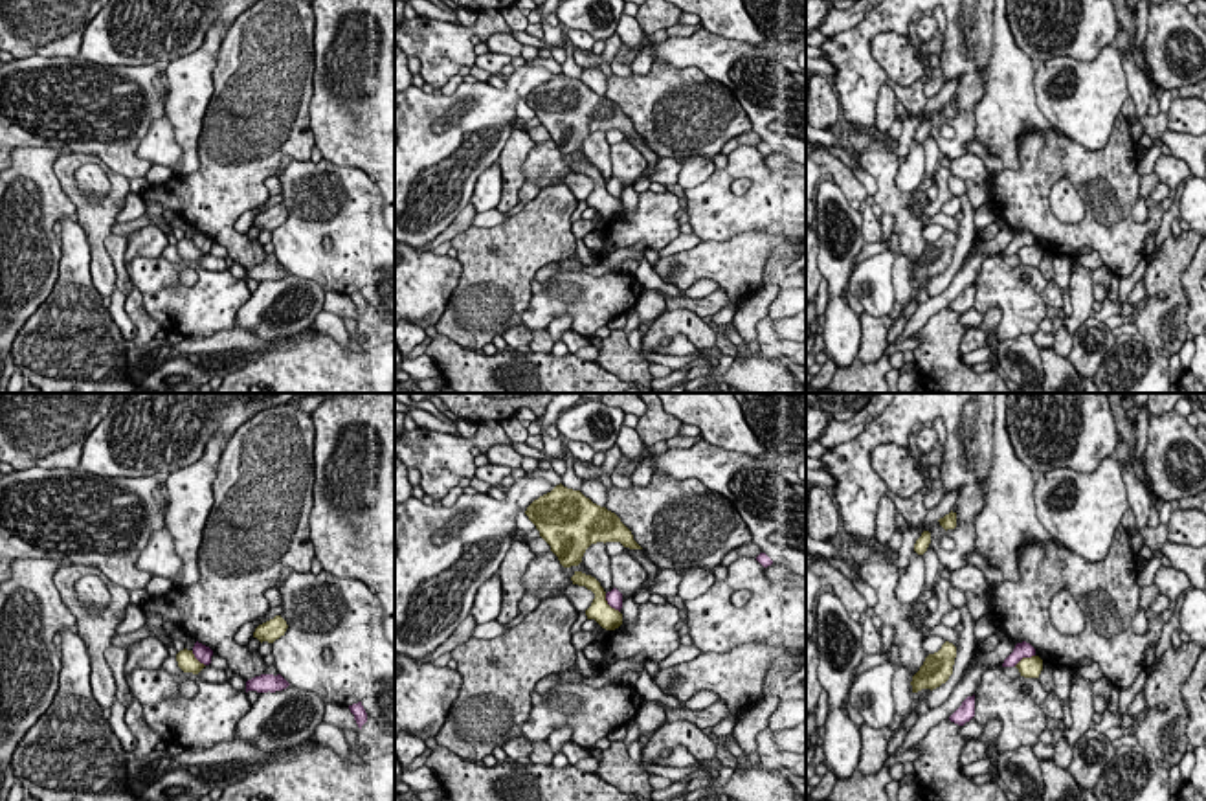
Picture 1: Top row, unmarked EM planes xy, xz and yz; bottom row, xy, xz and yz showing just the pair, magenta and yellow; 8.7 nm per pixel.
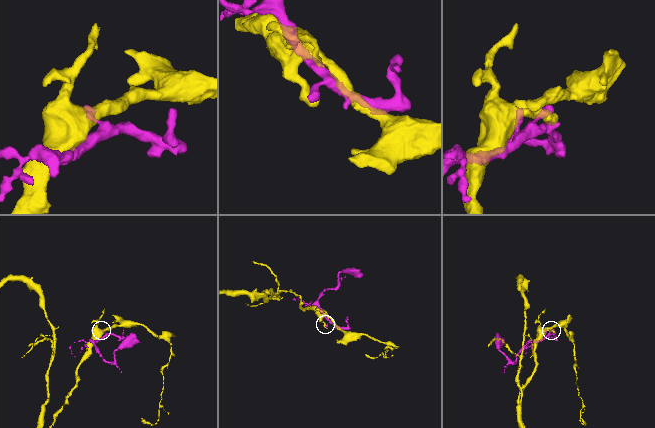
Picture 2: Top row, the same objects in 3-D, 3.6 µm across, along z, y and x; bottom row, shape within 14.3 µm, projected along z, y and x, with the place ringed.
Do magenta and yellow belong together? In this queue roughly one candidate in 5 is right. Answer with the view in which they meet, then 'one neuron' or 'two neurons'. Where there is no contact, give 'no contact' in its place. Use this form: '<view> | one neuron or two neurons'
xz | two neurons

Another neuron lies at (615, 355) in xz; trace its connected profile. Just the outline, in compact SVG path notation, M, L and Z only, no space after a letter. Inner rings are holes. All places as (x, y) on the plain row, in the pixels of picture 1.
M624 329L611 331L609 336L602 340L595 362L630 384L650 388L650 382L653 380L650 373L652 362L628 344Z

